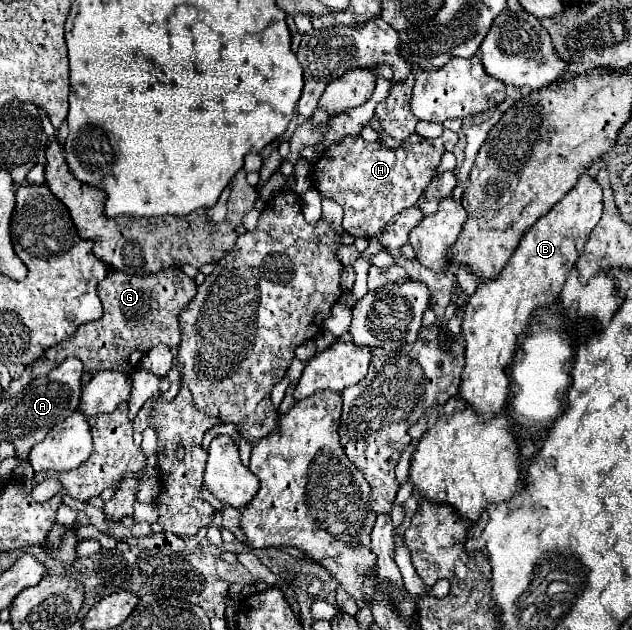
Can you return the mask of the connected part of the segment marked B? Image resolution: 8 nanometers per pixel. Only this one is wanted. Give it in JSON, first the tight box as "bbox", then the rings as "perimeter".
{"bbox":[459,169,603,419],"perimeter":[[[587,169],[577,185],[545,215],[539,217],[519,241],[507,267],[493,281],[481,281],[469,297],[463,317],[465,333],[465,369],[459,385],[459,397],[467,401],[481,417],[489,419],[501,413],[507,403],[509,379],[505,369],[511,365],[517,339],[531,321],[533,311],[549,307],[561,293],[569,269],[579,259],[583,245],[599,223],[603,211],[603,189]]]}

